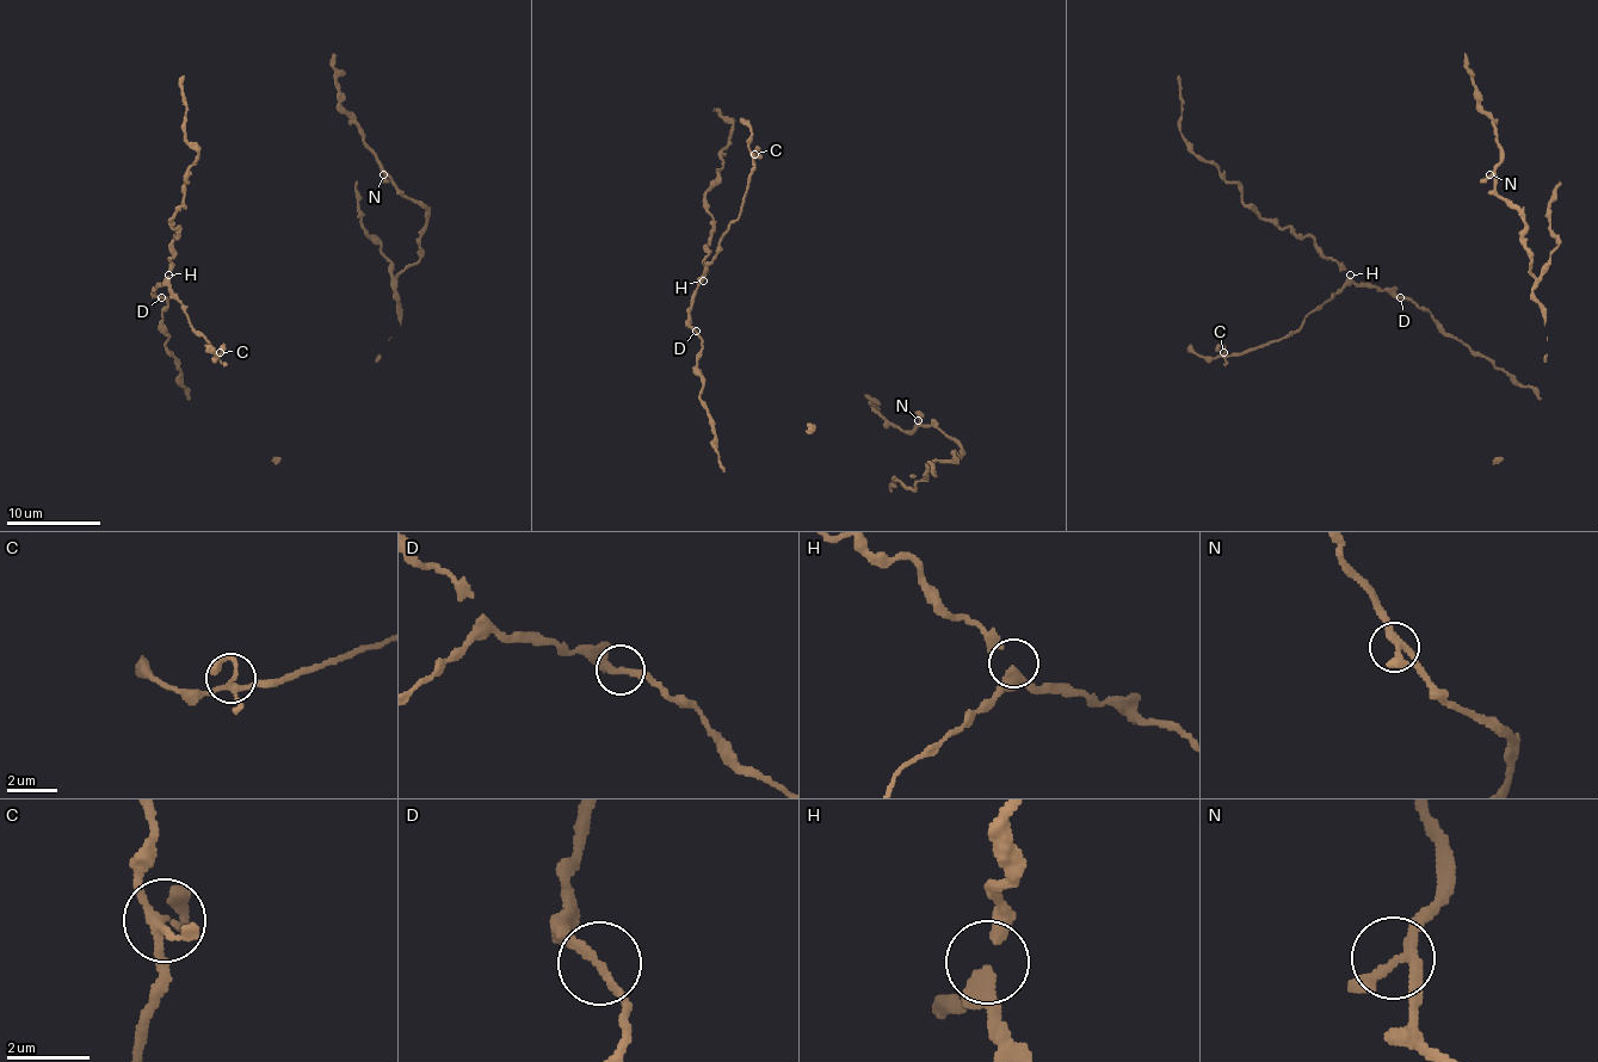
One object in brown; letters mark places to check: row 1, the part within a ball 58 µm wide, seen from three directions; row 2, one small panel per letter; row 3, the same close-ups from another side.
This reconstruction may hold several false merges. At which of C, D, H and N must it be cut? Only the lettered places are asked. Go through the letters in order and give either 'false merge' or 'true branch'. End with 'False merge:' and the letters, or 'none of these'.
C: true branch
D: true branch
H: true branch
N: true branch
False merge: none of these

